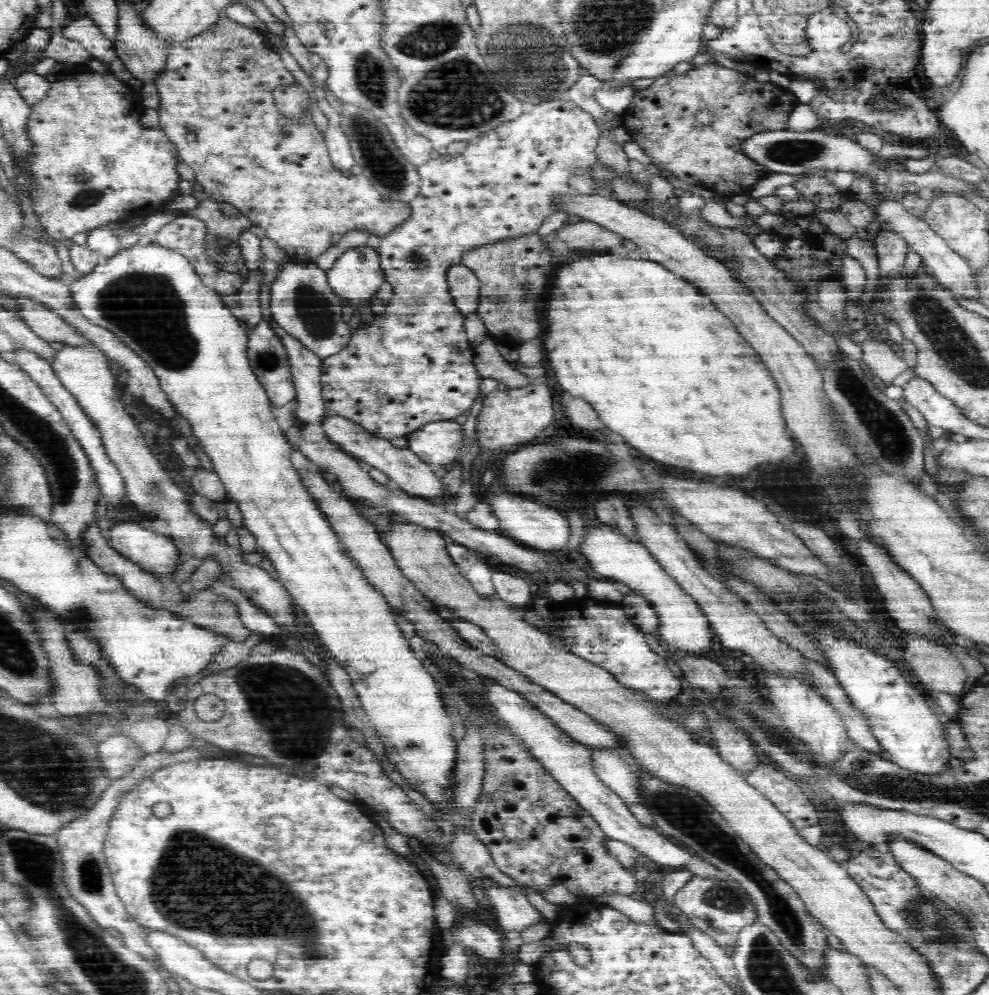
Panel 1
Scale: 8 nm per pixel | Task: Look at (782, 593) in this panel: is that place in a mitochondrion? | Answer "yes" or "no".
yes

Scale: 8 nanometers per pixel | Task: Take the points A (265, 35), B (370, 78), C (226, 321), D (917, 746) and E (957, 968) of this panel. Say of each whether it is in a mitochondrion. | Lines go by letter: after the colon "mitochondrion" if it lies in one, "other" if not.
A: other
B: mitochondrion
C: other
D: other
E: mitochondrion

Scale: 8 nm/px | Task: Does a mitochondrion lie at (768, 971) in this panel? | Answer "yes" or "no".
yes

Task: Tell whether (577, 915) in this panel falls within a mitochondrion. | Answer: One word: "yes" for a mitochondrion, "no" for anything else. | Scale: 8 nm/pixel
no

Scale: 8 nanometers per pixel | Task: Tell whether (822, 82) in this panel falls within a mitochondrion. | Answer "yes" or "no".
no

